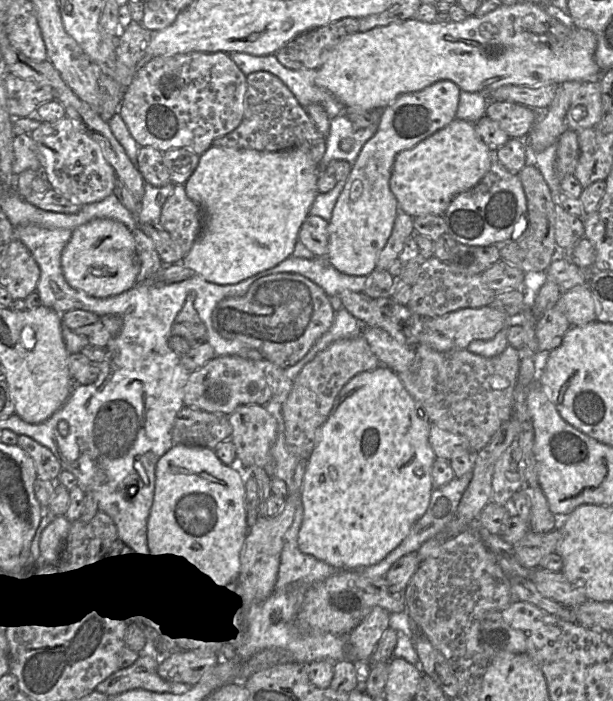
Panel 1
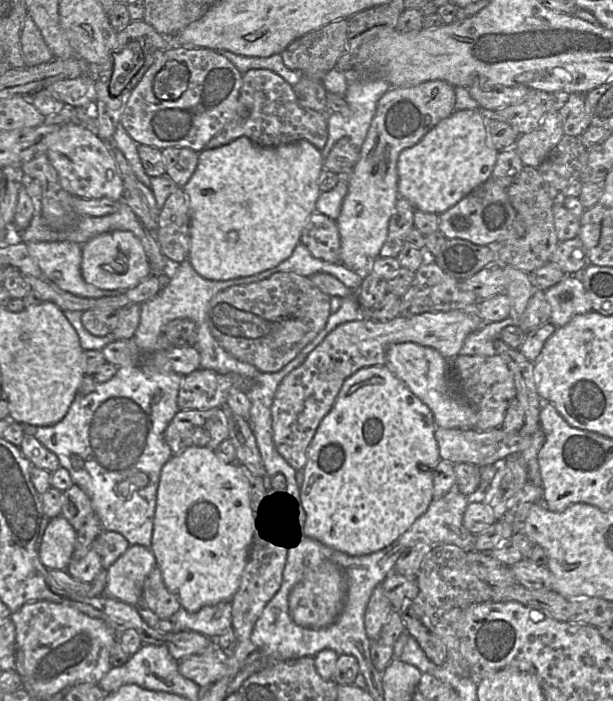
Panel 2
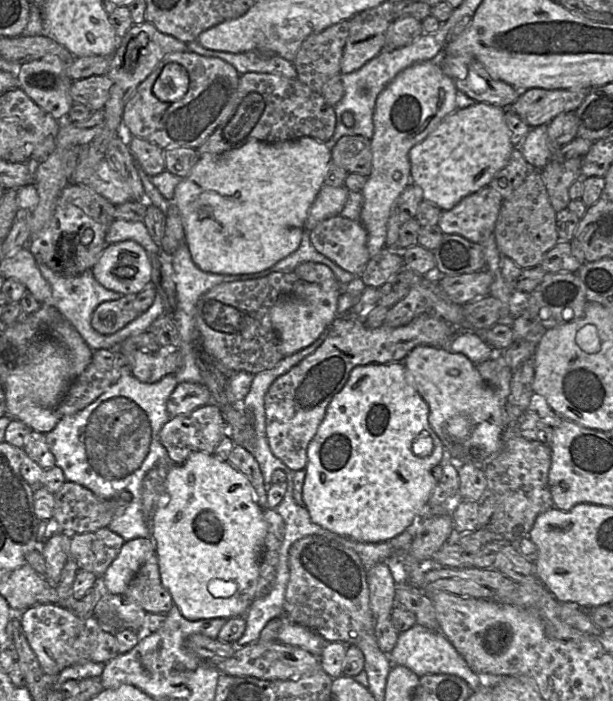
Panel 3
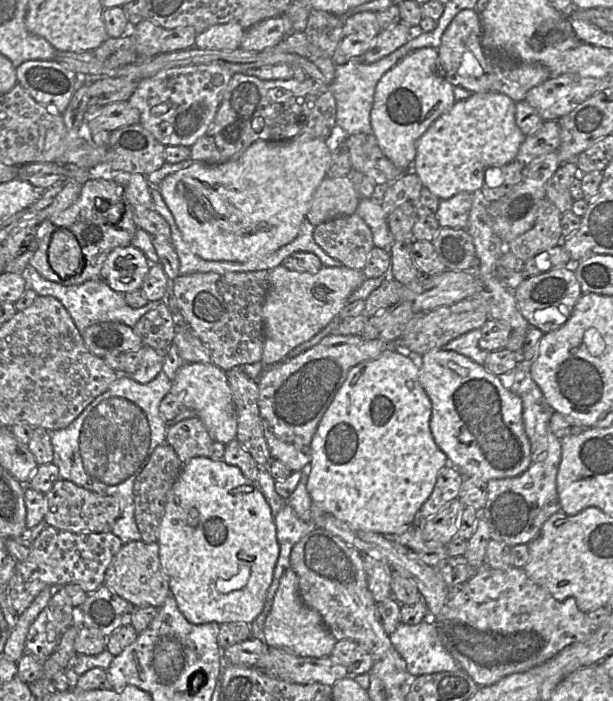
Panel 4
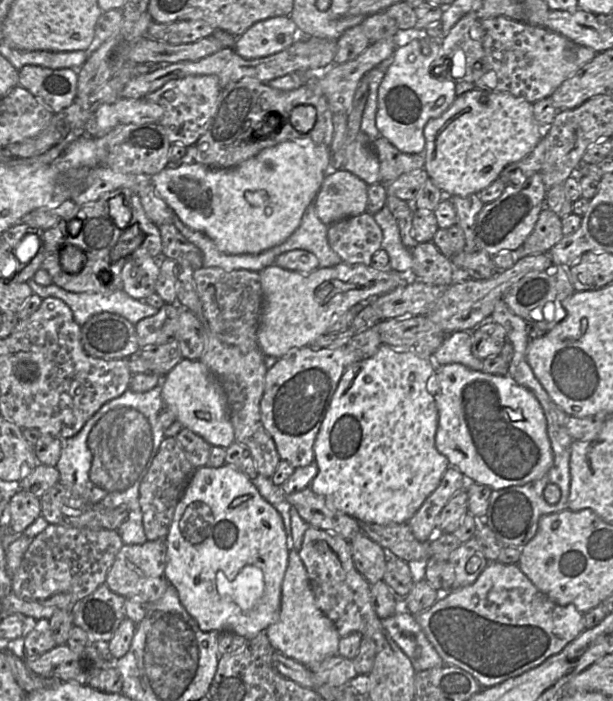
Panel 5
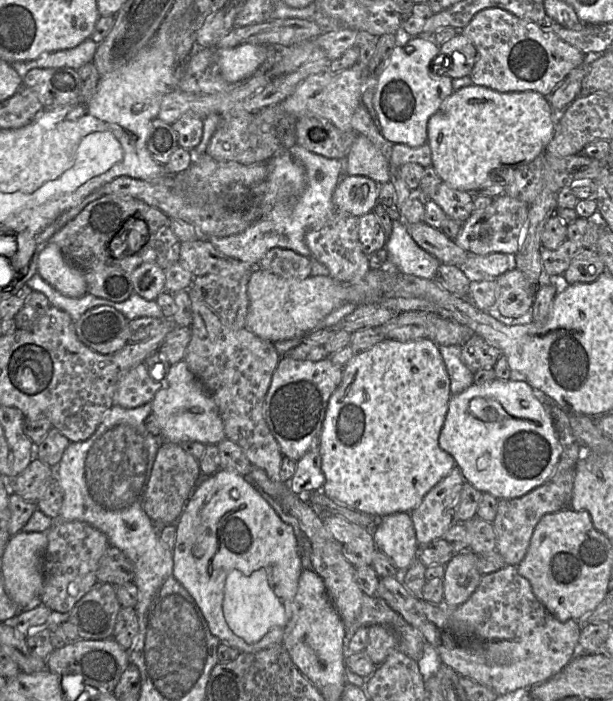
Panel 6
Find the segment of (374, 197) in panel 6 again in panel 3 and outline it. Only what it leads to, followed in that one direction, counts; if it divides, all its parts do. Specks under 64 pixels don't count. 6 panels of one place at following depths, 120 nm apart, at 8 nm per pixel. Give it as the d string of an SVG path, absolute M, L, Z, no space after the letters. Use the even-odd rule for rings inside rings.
M323 184L310 208L306 229L312 230L321 221L339 215L347 202L348 194L349 190L345 185L332 187Z

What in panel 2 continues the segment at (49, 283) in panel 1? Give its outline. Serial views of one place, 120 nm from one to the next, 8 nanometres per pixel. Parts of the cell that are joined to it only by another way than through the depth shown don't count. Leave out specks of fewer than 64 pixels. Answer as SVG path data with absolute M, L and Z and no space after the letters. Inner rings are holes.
M70 241L30 242L29 254L42 272L60 289L72 295L98 299L104 296L120 295L127 290L101 290L82 277L82 246Z

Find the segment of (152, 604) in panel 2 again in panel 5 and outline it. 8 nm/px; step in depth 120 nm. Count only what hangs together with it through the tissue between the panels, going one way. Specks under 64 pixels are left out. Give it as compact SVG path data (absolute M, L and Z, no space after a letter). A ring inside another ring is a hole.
M165 538L146 541L143 544L124 544L110 567L105 584L115 593L125 598L151 604L162 597L169 581L165 575L167 563L167 543Z

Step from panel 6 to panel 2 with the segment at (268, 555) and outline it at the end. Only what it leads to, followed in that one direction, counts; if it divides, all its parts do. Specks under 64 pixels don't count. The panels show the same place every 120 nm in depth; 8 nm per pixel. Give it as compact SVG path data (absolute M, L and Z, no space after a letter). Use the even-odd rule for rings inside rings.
M190 447L173 455L163 466L157 489L156 509L153 523L151 550L155 556L156 565L161 571L166 588L179 600L181 606L189 612L197 612L204 606L212 606L221 602L232 601L237 592L244 568L247 564L253 535L255 532L255 516L251 508L250 487L247 479L241 473L237 463L225 463L216 453L207 447Z

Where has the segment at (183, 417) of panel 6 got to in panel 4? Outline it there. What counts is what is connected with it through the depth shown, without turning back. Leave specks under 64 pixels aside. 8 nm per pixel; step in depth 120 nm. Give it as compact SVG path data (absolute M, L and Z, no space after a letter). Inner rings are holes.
M184 363L172 380L170 393L187 409L196 412L196 416L203 422L214 441L227 445L236 439L237 412L227 372L213 363Z

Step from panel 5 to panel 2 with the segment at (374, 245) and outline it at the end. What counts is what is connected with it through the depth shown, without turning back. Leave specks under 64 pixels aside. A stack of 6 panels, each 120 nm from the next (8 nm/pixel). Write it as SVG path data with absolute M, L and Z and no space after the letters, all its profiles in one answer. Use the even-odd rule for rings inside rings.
M314 212L303 229L300 241L314 257L329 263L341 263L340 235L336 220Z

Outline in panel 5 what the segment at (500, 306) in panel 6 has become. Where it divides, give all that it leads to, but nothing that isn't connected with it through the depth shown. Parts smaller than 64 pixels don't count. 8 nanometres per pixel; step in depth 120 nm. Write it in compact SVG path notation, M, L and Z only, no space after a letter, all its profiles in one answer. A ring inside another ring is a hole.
M552 264L544 271L533 271L526 274L506 291L502 299L514 314L521 317L526 323L534 322L547 333L565 318L566 311L561 306L561 302L574 292L568 269L561 265ZM548 302L555 304L555 316L553 320L546 320L544 317L543 309Z

